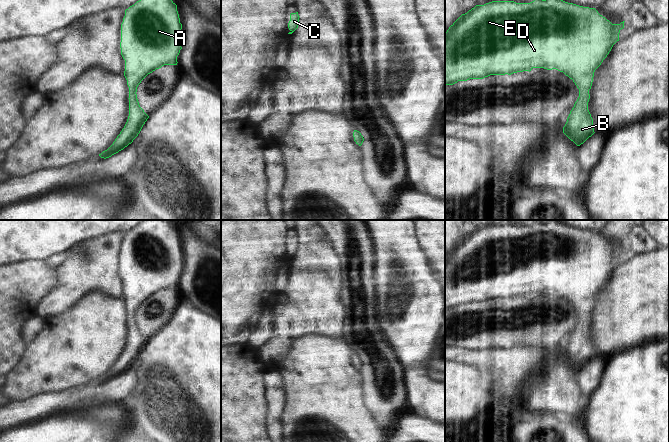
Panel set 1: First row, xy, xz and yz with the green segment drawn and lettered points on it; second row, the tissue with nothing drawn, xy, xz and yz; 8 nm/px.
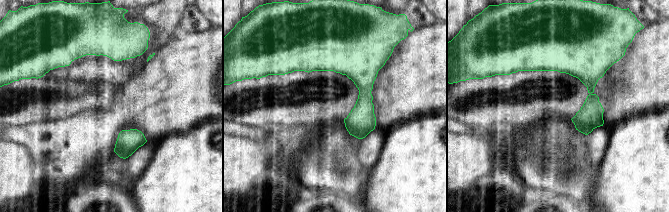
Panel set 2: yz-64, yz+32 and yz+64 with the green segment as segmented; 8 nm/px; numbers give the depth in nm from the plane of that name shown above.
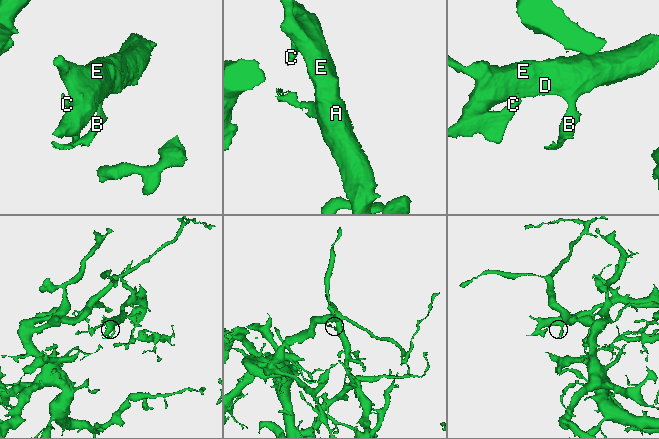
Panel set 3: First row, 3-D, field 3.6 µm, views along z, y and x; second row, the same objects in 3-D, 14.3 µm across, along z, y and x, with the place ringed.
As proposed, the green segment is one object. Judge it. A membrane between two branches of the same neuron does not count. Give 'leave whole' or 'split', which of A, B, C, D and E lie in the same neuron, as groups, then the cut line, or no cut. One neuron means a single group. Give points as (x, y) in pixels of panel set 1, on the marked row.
leave whole; groups A B C D E; cut none

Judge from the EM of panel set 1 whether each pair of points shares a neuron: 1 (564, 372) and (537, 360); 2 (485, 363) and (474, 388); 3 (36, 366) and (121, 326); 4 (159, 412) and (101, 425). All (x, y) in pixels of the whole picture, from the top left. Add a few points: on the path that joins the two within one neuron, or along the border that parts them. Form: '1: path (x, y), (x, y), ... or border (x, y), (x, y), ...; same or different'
1: border (562, 353), (543, 375), (539, 375), (531, 380); different
2: border (460, 363), (466, 366), (473, 366), (481, 375); different
3: path (57, 360), (72, 349), (83, 344), (100, 327); same
4: border (121, 402), (132, 425); different

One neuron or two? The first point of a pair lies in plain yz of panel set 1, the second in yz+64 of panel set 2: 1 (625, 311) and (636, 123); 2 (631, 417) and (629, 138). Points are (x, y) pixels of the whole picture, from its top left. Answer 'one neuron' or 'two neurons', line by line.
1: two neurons
2: one neuron

